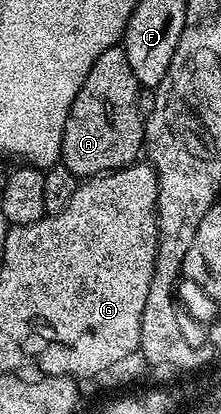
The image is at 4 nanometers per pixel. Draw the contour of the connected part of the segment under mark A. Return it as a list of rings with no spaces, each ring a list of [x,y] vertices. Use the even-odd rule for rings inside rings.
[[[124,47],[108,48],[103,50],[103,54],[99,54],[99,58],[95,58],[91,70],[87,70],[87,78],[83,78],[79,94],[75,94],[75,102],[69,111],[61,139],[60,163],[65,164],[67,170],[71,170],[71,174],[79,178],[104,176],[107,172],[118,172],[120,168],[126,168],[142,155],[145,125],[137,112],[138,87],[135,74],[131,74],[131,62],[127,62]]]

